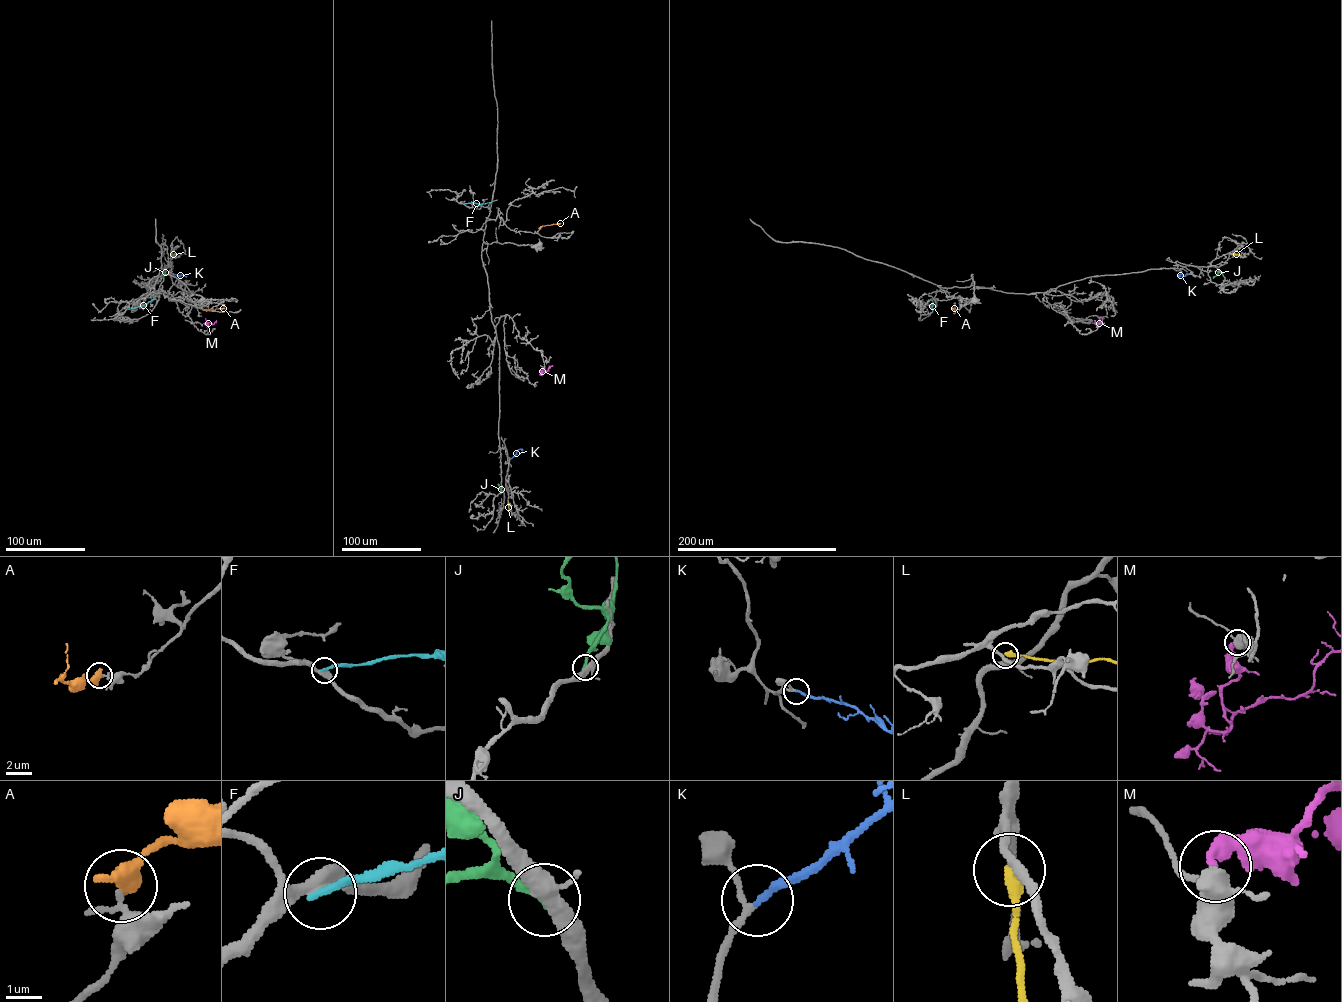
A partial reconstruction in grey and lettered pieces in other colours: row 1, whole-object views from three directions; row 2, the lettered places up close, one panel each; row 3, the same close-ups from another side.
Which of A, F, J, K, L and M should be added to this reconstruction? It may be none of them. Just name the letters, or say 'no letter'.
K

